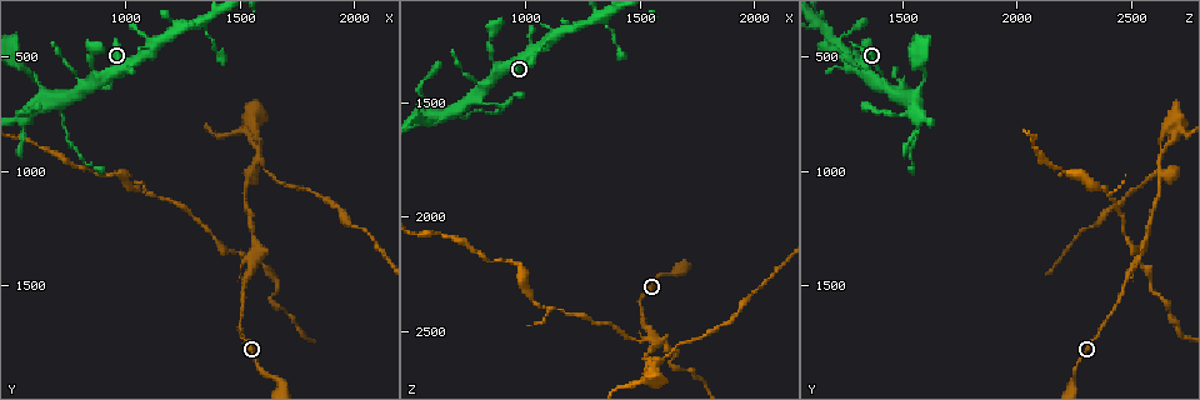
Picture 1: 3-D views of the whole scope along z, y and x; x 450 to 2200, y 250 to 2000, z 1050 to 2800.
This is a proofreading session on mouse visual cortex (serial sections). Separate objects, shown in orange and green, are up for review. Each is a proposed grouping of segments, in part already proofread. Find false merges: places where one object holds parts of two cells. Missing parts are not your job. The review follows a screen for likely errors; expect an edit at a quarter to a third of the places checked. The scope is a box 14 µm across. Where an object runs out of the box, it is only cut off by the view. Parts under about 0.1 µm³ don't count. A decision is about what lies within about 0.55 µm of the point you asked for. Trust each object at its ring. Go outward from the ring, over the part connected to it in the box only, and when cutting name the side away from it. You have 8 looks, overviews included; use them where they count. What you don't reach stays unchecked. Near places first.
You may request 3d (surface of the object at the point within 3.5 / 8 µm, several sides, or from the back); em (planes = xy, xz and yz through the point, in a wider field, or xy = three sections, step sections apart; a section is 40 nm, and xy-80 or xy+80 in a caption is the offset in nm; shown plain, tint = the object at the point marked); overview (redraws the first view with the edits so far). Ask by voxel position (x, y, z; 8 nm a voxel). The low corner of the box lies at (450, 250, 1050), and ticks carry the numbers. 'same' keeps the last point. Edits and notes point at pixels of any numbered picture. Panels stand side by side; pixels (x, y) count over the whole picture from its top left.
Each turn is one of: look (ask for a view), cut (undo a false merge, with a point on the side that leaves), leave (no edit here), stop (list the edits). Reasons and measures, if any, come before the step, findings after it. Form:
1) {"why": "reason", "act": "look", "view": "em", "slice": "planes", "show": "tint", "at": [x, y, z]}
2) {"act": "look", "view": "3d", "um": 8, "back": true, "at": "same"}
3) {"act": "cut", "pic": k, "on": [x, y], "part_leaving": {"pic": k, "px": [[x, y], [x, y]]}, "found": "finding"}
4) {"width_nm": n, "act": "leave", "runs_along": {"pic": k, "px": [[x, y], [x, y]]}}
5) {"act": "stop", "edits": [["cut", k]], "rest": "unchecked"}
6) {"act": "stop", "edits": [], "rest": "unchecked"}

{"why": "thin neck", "act": "look", "view": "3d", "um": 3.5, "at": [1550, 1400, 2520]}

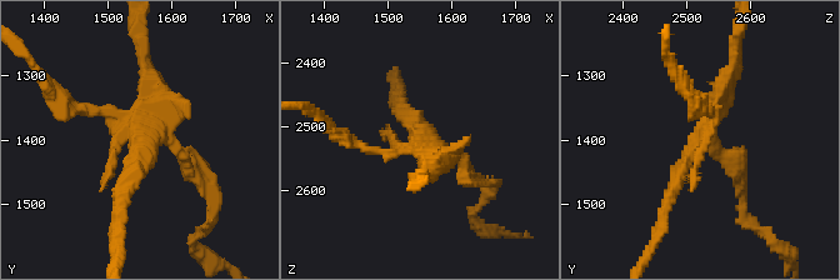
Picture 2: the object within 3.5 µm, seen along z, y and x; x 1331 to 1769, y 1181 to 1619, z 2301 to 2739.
{"why": "need the tissue", "act": "look", "view": "em", "slice": "planes", "show": "tint", "at": [1545, 1390, 2515]}

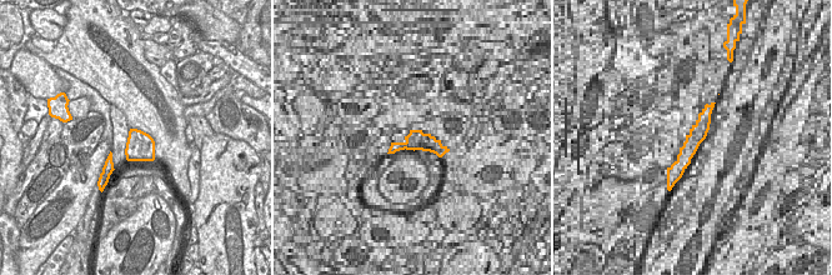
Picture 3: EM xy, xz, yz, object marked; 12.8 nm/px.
{"act": "cut", "pic": 2, "on": [195, 159], "part_leaving": {"pic": 2, "px": [[125, 128], [109, 111], [68, 108], [33, 66]]}, "found": "two cells meet here"}

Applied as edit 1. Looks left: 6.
{"act": "look", "view": "overview"}

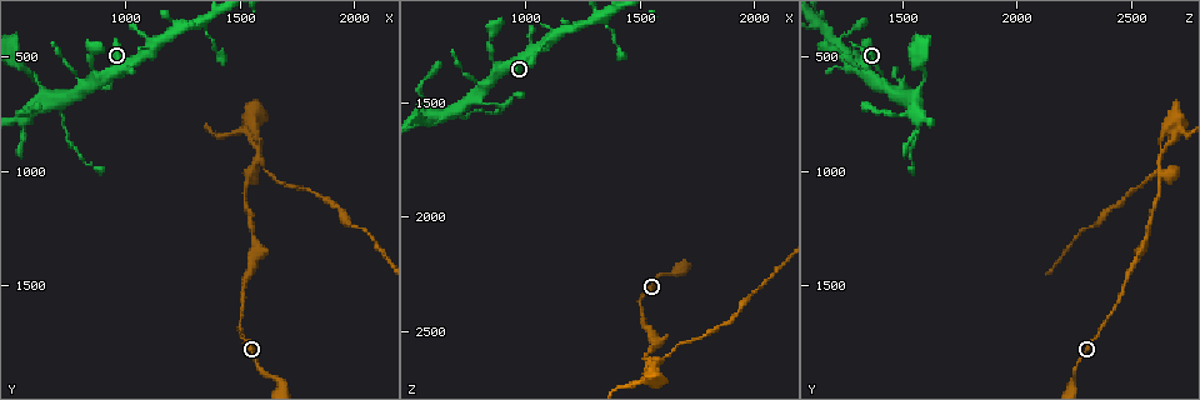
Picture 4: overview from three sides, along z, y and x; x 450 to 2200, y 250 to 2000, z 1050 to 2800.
{"why": "sharp bend", "act": "look", "view": "3d", "um": 3.5, "at": [1570, 970, 2620]}

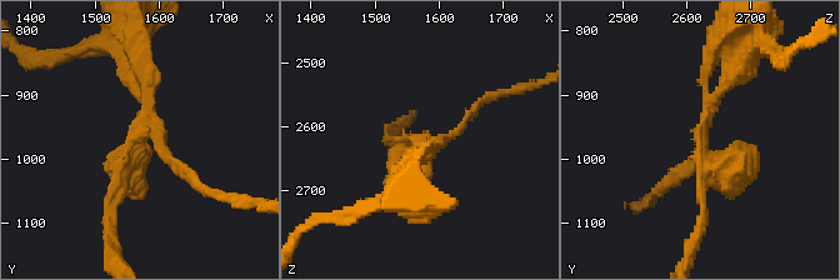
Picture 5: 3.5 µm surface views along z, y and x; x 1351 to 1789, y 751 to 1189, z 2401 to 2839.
{"why": "shape alone is not enough", "act": "look", "view": "em", "slice": "planes", "show": "tint", "at": [1565, 975, 2620]}

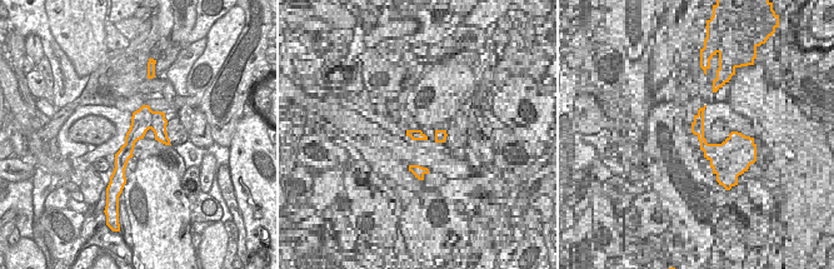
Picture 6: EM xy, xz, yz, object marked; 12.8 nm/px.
{"act": "look", "view": "em", "slice": "xy", "step": 1, "show": "tint", "at": "same"}

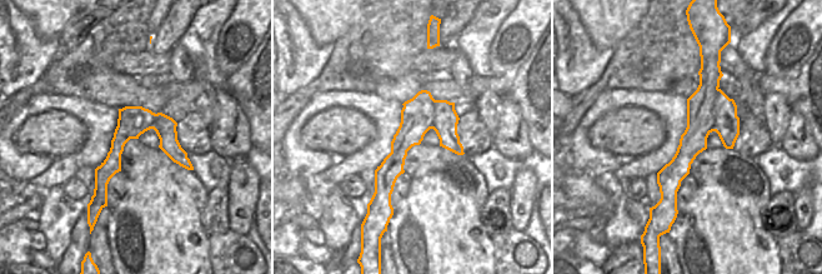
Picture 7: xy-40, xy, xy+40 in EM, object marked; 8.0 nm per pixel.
{"act": "cut", "pic": 5, "on": [96, 45], "part_leaving": {"pic": 5, "px": [[710, 110], [749, 61], [755, 34]]}, "found": "a second cell is stuck on"}

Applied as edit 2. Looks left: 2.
{"act": "stop", "edits": [["cut", 2], ["cut", 5]], "rest": "unchecked"}

